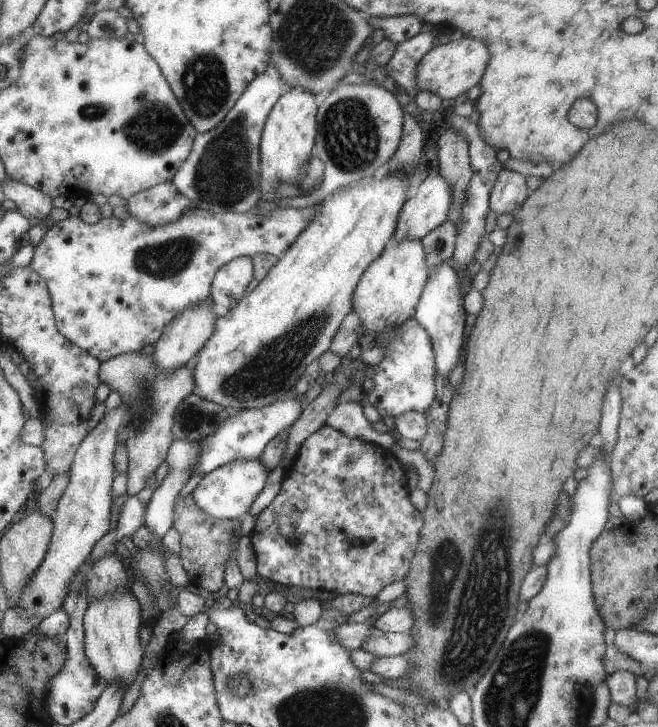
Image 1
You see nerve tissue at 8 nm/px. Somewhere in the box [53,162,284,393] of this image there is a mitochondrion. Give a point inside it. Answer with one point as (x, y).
(167, 259)

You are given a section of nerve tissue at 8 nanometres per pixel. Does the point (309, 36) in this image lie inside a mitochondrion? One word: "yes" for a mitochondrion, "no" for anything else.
yes

